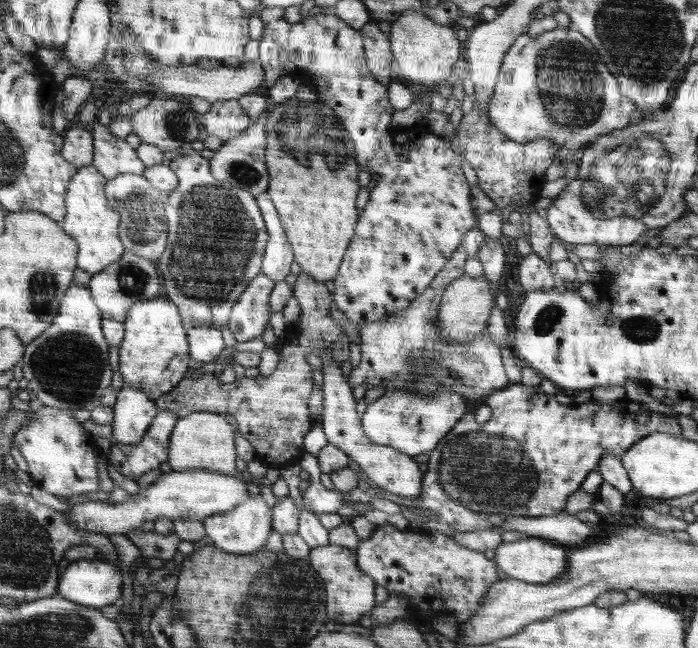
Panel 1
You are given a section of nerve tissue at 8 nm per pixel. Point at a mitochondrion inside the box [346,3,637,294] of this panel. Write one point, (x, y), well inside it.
(569, 90)

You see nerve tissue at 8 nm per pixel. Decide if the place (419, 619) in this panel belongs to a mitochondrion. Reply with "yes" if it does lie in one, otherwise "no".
no

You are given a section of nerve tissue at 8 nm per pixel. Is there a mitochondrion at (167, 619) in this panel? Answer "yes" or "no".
no

